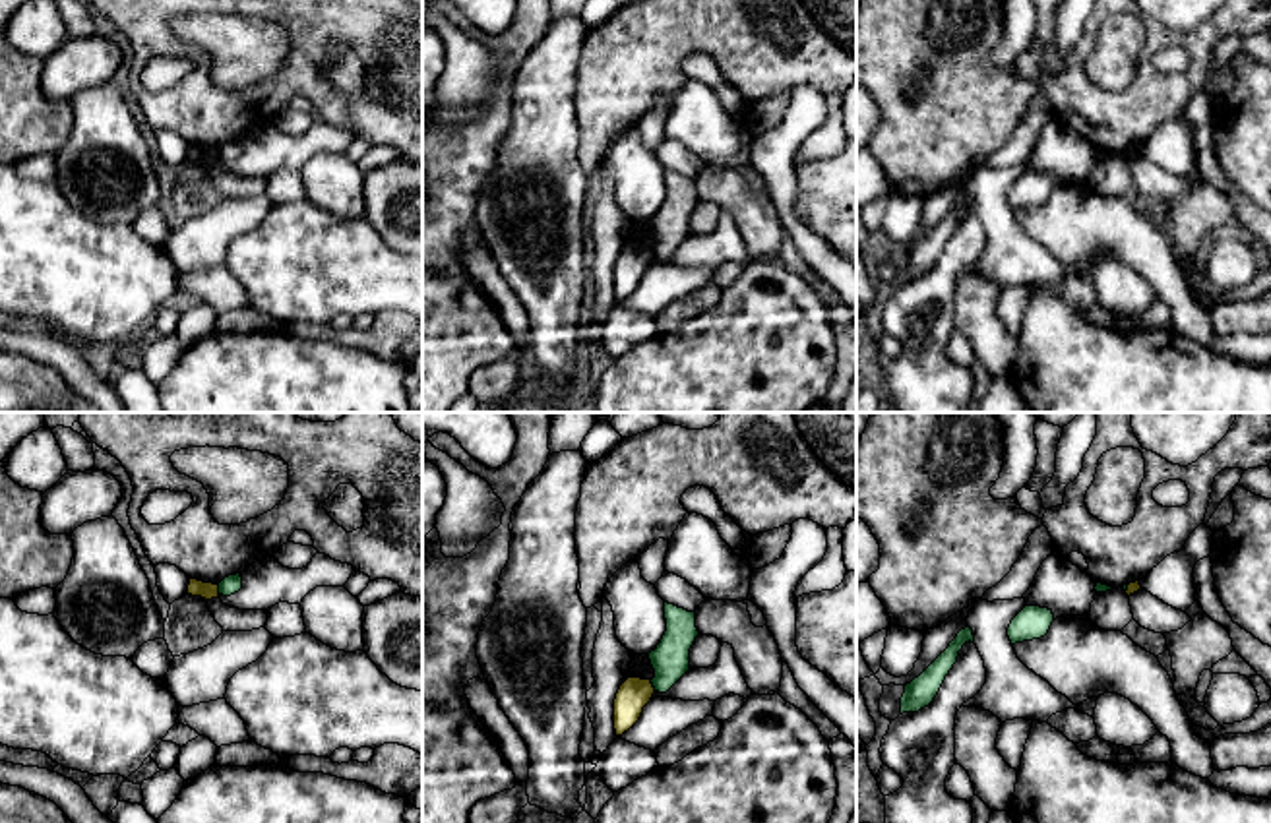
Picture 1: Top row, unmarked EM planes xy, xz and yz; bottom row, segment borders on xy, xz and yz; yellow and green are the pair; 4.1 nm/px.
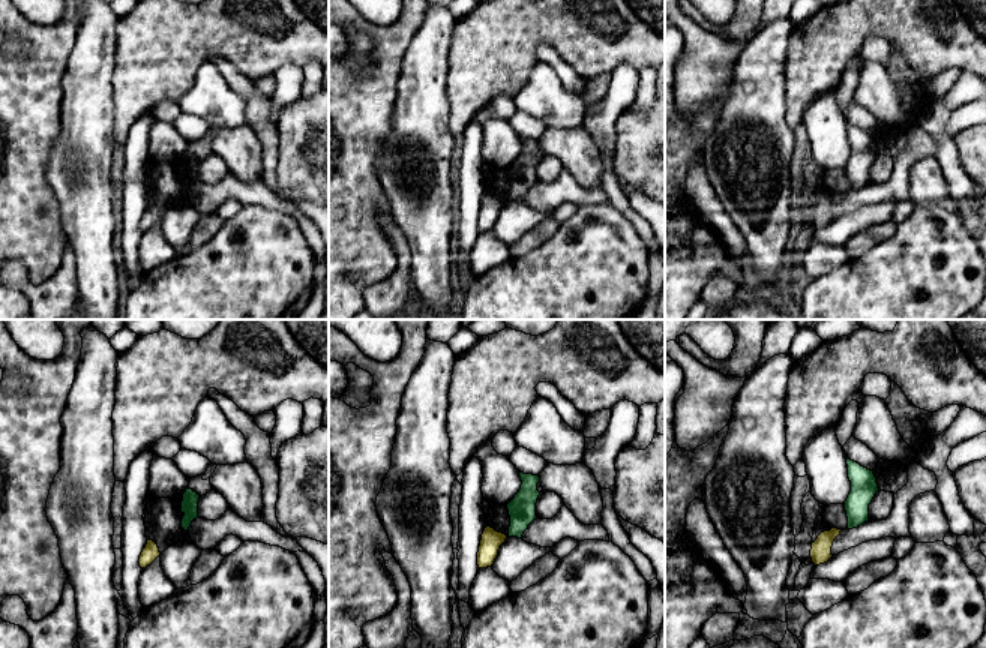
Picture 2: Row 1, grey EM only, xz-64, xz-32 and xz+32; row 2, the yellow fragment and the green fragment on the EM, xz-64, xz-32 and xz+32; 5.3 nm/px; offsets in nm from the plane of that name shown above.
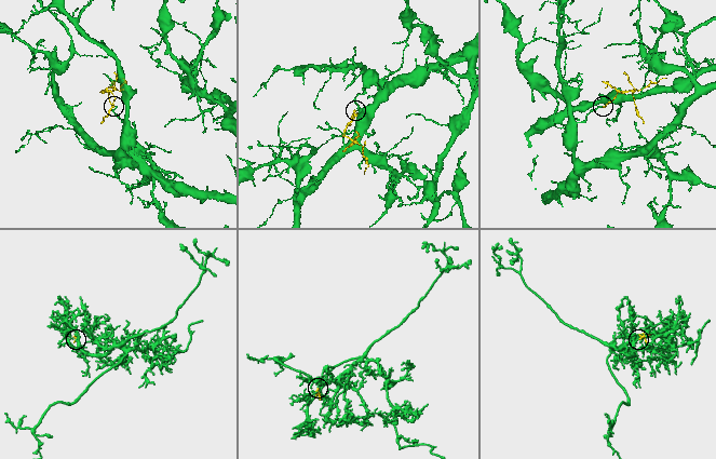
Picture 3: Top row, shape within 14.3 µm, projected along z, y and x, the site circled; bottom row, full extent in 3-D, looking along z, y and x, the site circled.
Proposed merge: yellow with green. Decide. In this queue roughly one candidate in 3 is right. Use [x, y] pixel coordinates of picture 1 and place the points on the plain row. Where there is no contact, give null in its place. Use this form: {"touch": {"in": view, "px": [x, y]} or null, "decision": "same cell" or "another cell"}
{"touch": {"in": "xz", "px": [651, 252]}, "decision": "another cell"}

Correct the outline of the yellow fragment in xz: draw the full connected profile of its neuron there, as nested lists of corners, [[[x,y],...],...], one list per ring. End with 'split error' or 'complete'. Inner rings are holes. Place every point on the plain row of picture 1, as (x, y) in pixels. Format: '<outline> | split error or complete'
[[[628,244],[614,265],[616,302],[628,298],[641,283],[643,273],[651,267],[655,254],[651,246]]] | complete

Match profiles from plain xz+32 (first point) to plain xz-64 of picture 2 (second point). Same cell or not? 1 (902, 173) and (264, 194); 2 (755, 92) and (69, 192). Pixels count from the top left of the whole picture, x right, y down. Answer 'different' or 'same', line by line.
1: same
2: same

